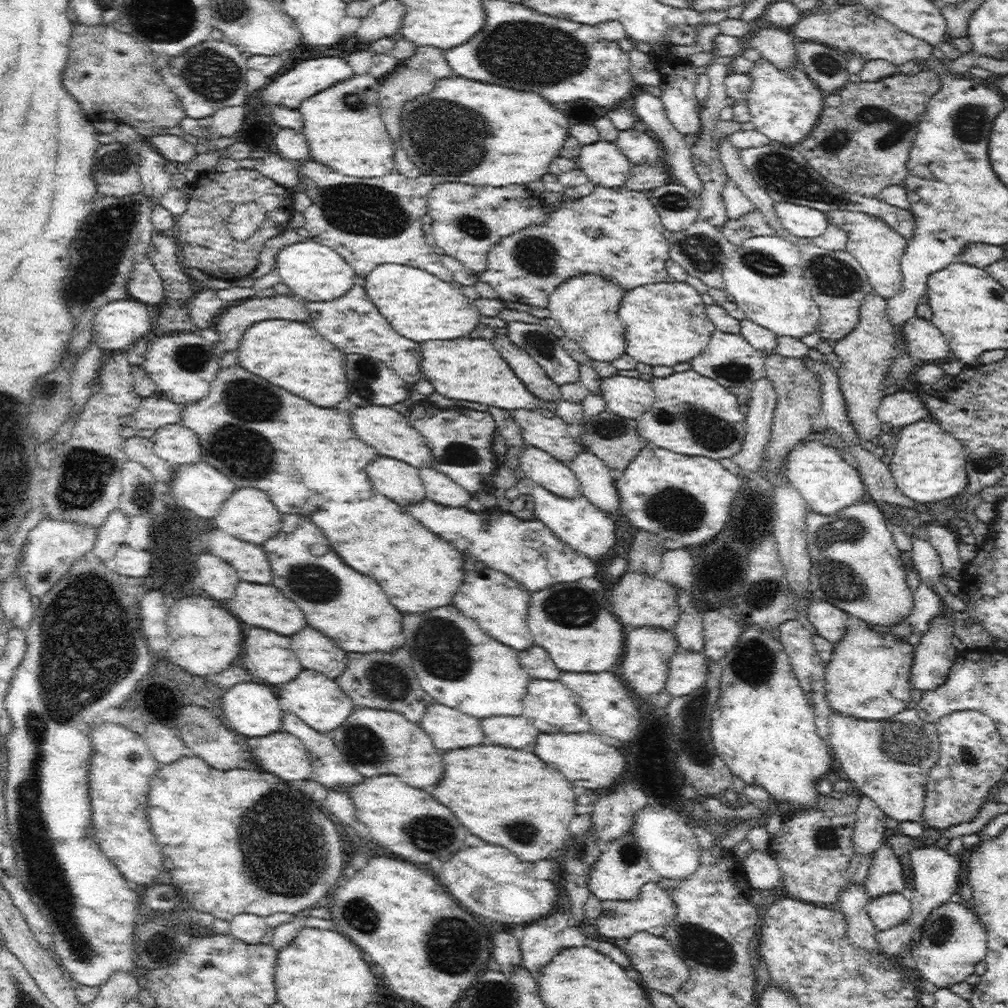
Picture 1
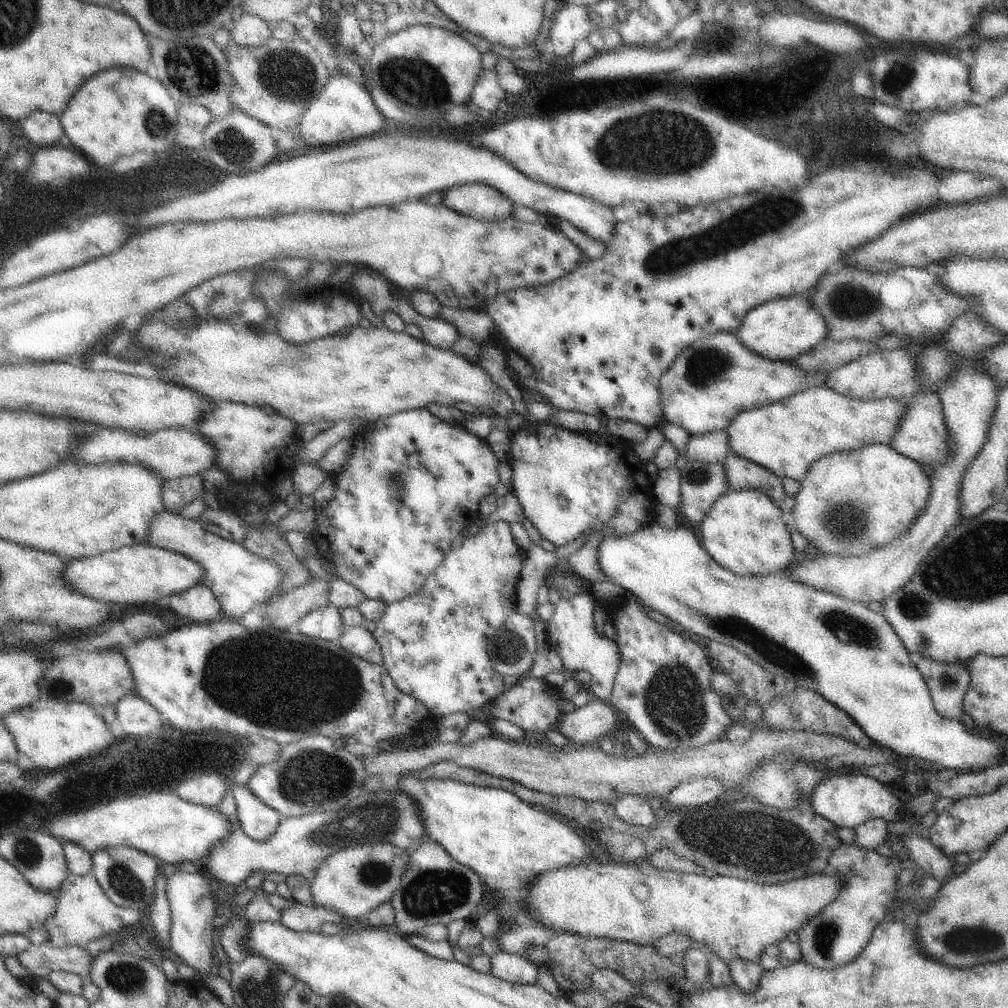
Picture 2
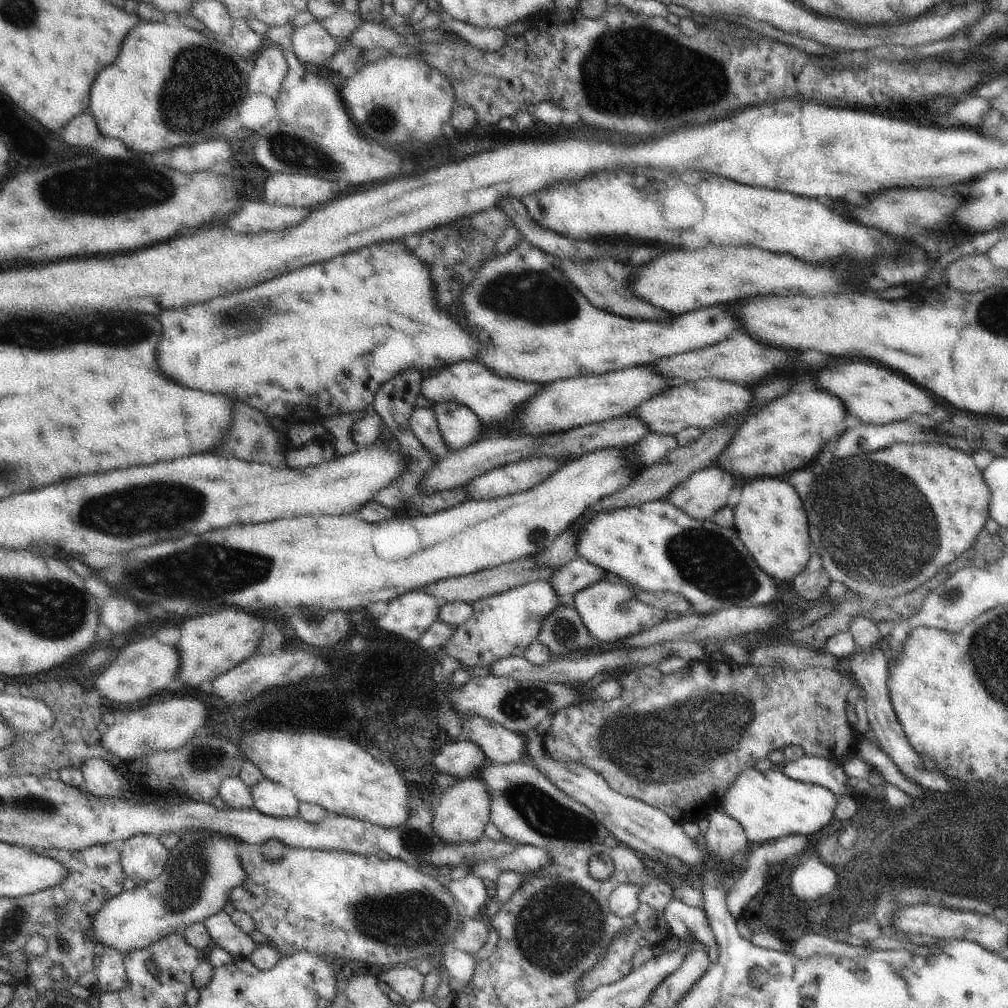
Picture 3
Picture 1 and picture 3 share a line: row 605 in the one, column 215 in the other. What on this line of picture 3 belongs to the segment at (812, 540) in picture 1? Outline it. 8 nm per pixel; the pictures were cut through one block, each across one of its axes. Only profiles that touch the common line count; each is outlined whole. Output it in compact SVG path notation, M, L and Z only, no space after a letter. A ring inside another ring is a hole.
M184 830L179 837L180 842L170 850L166 868L158 878L147 883L140 883L133 890L114 895L96 912L96 918L91 927L96 934L94 940L99 947L104 944L124 955L134 950L150 948L171 934L183 934L191 924L203 922L209 916L222 911L226 902L229 901L230 892L233 892L234 888L240 884L244 884L246 872L238 858L238 846L244 842L238 842L236 838L208 832L208 830L196 830L196 832Z

